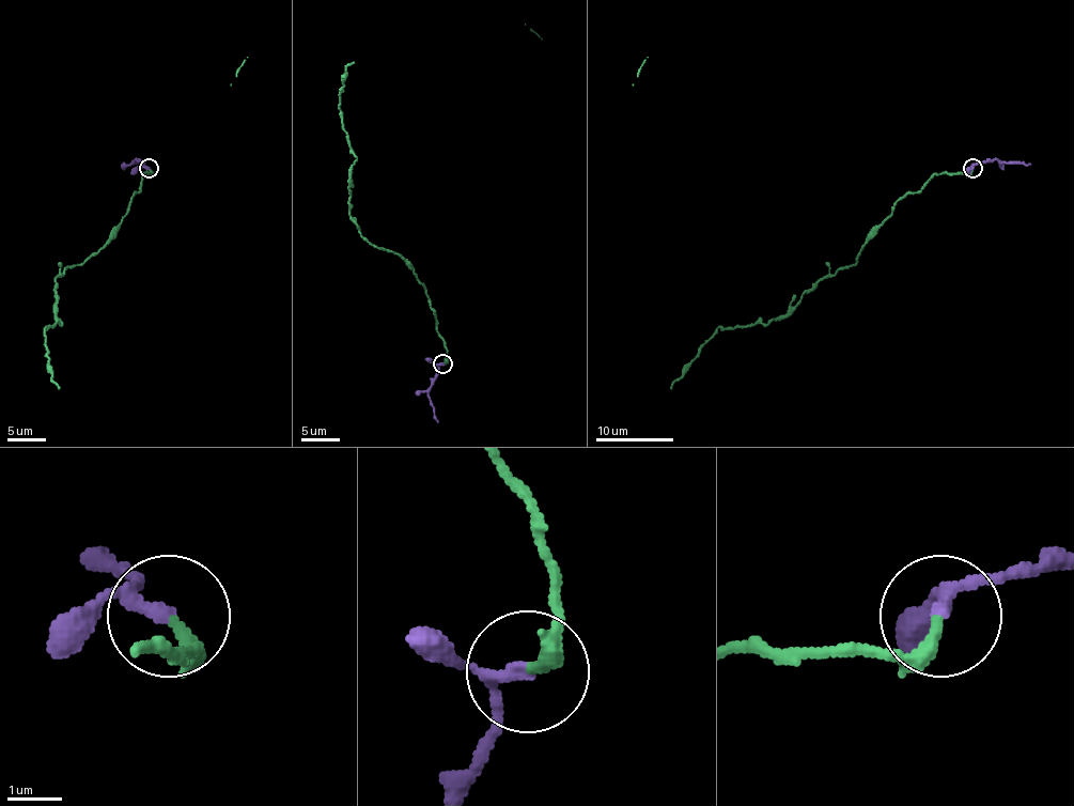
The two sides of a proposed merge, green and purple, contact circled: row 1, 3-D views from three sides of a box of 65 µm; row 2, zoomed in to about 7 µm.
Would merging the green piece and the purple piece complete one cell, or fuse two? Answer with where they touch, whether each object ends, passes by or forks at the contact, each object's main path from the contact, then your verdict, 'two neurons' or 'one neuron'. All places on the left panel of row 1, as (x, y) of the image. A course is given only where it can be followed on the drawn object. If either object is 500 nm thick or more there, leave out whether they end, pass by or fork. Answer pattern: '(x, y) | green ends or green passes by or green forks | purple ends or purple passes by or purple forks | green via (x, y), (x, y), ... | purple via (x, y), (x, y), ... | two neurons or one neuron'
(149, 168) | green passes by | purple passes by | green via (149, 168), (118, 232), (56, 278), (62, 325), (44, 328), (60, 388) | purple via (149, 168), (139, 160), (134, 161), (143, 164) | one neuron

